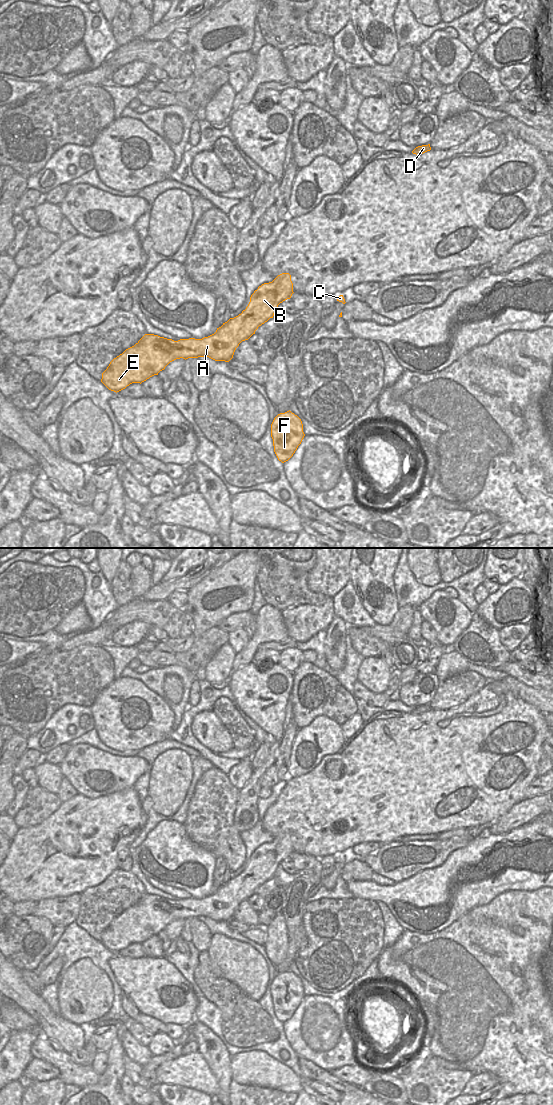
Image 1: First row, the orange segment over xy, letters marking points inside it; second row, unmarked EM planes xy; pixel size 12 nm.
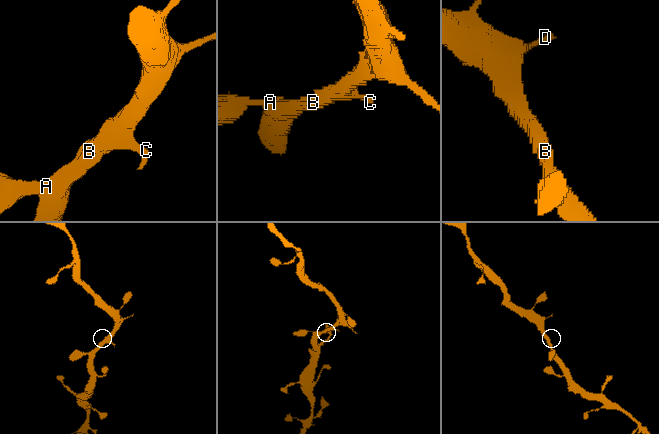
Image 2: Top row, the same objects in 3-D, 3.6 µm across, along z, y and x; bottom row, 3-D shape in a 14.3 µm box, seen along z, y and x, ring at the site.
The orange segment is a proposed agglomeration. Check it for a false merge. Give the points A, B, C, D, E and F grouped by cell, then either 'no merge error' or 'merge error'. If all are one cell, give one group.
groups A B C D E F; no merge error

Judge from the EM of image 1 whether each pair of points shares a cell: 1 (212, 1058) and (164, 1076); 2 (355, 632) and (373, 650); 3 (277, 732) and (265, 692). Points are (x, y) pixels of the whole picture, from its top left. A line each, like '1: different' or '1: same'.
1: different
2: same
3: same

